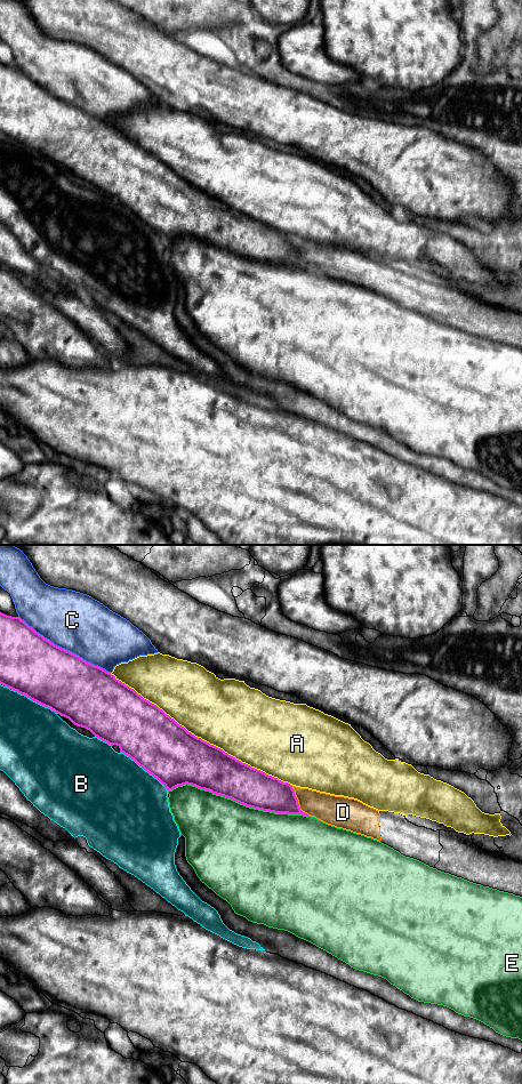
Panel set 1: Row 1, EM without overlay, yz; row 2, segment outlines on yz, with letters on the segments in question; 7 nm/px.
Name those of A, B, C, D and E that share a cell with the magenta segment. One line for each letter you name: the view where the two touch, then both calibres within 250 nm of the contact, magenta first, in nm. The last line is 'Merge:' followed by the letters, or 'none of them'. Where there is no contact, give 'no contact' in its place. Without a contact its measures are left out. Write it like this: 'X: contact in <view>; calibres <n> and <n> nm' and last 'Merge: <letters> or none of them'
Merge: none of them

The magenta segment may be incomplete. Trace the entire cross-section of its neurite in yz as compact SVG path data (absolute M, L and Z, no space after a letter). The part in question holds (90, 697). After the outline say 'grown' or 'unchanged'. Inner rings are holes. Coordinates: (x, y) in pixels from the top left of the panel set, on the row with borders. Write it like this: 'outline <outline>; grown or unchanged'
outline M0 612L0 684L17 691L21 694L26 696L31 700L50 708L55 713L59 714L69 718L74 725L85 728L89 730L95 737L98 739L107 742L109 745L113 746L117 745L120 748L120 753L129 756L134 760L139 766L142 766L145 771L156 778L166 788L167 790L172 790L174 788L183 785L192 785L200 789L209 790L212 794L220 795L227 798L231 798L240 804L243 804L249 808L270 811L274 813L288 813L288 814L303 814L308 817L307 813L303 812L299 808L298 800L295 795L295 790L292 786L288 782L283 782L278 778L266 774L265 772L251 768L250 765L242 763L241 761L236 760L235 757L228 755L223 749L210 745L209 742L202 740L201 738L195 737L191 732L188 732L184 726L179 725L174 718L167 715L162 709L160 709L156 705L150 702L148 700L144 699L140 694L138 694L134 689L129 688L121 681L117 680L114 675L106 672L105 669L95 666L90 663L87 663L79 656L62 649L49 640L45 639L42 635L37 633L32 627L30 627L24 620L19 617L11 617Z; unchanged

